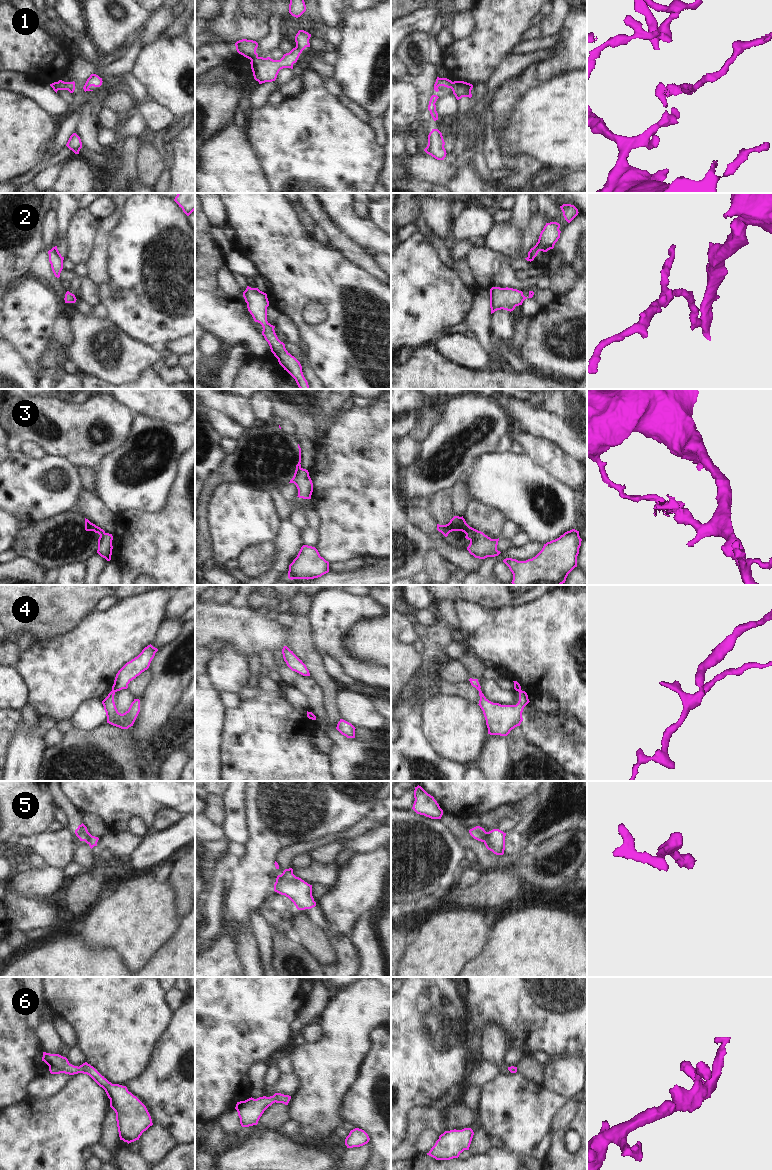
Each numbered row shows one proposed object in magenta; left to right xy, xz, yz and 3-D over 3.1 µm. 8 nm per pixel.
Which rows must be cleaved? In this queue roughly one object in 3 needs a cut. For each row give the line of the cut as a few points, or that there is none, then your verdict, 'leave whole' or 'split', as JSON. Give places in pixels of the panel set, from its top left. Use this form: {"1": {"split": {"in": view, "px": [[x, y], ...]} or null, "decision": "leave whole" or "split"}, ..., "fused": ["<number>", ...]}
{"1": {"split": {"in": "xz", "px": [[257, 56], [250, 59]]}, "decision": "split"}, "2": {"split": null, "decision": "leave whole"}, "3": {"split": {"in": "xz", "px": [[300, 467], [293, 482]]}, "decision": "split"}, "4": {"split": {"in": "xy", "px": [[112, 690], [114, 692]]}, "decision": "split"}, "5": {"split": null, "decision": "leave whole"}, "6": {"split": null, "decision": "leave whole"}, "fused": ["1", "3", "4"]}

